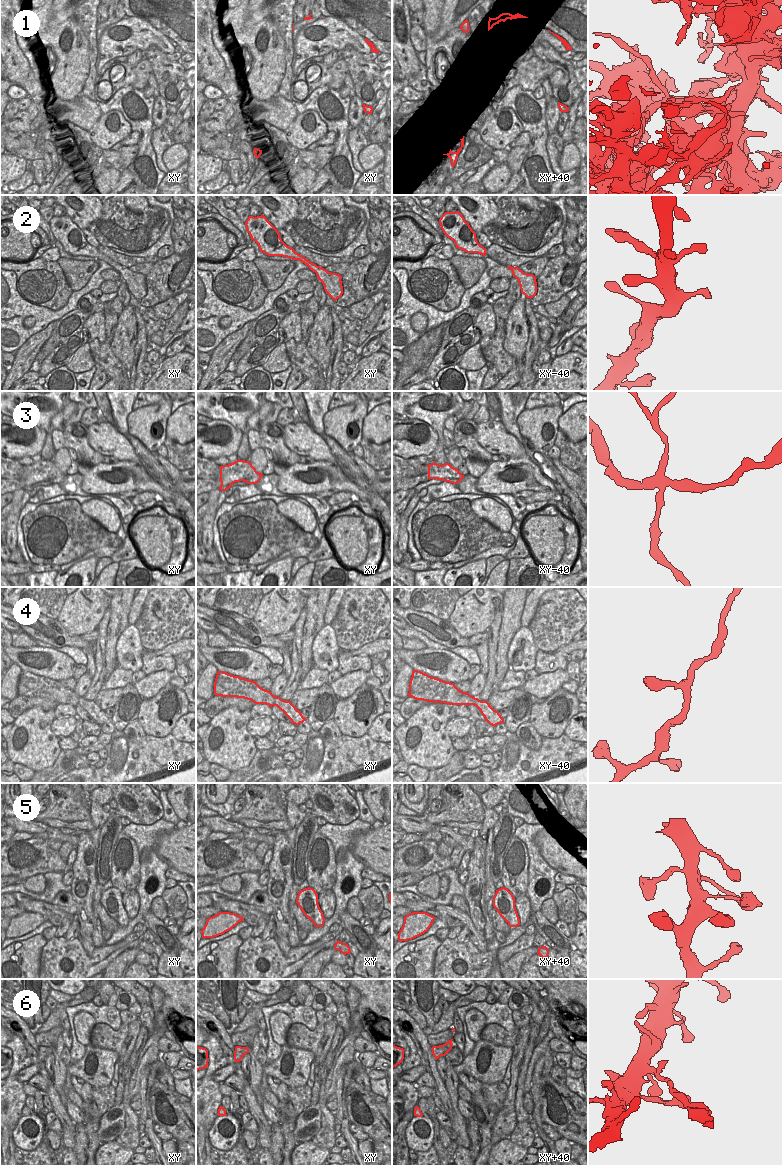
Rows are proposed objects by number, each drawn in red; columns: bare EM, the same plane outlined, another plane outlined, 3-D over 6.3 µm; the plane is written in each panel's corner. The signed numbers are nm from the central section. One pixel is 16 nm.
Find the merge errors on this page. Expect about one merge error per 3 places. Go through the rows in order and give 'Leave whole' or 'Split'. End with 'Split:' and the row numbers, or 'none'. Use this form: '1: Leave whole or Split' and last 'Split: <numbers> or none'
1: Split
2: Leave whole
3: Split
4: Leave whole
5: Leave whole
6: Split
Split: 1, 3, 6

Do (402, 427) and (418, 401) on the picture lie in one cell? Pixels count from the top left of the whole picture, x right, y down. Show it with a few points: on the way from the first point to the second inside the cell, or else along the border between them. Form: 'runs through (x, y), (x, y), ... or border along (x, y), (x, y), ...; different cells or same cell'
border along (408, 418), (421, 419), (430, 426); different cells

